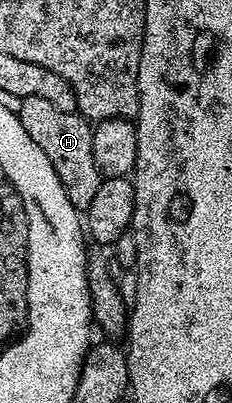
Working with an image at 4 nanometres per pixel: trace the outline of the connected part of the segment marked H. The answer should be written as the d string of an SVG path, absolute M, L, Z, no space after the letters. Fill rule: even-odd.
M38 97L20 98L19 116L27 135L35 139L35 144L43 150L43 155L51 159L51 167L55 167L55 175L59 175L59 183L63 183L63 191L67 191L67 199L79 211L91 207L91 199L95 199L95 191L99 191L103 180L101 172L95 167L93 154L93 125L86 121L80 113L59 111L48 99Z

